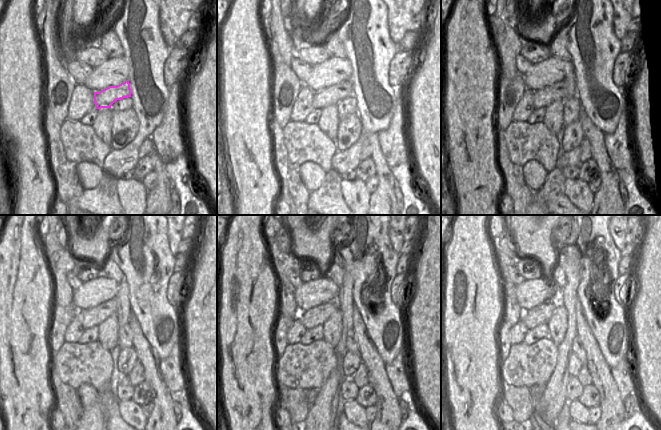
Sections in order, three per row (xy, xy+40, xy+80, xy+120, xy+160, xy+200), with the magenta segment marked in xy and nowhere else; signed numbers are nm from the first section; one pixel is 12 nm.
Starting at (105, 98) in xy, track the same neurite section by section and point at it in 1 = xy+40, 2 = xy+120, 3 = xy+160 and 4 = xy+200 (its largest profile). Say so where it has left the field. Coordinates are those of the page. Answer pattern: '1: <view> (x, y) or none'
1: xy+40 (331, 95)
2: xy+120 (94, 316)
3: xy+160 (318, 315)
4: xy+200 (541, 314)

